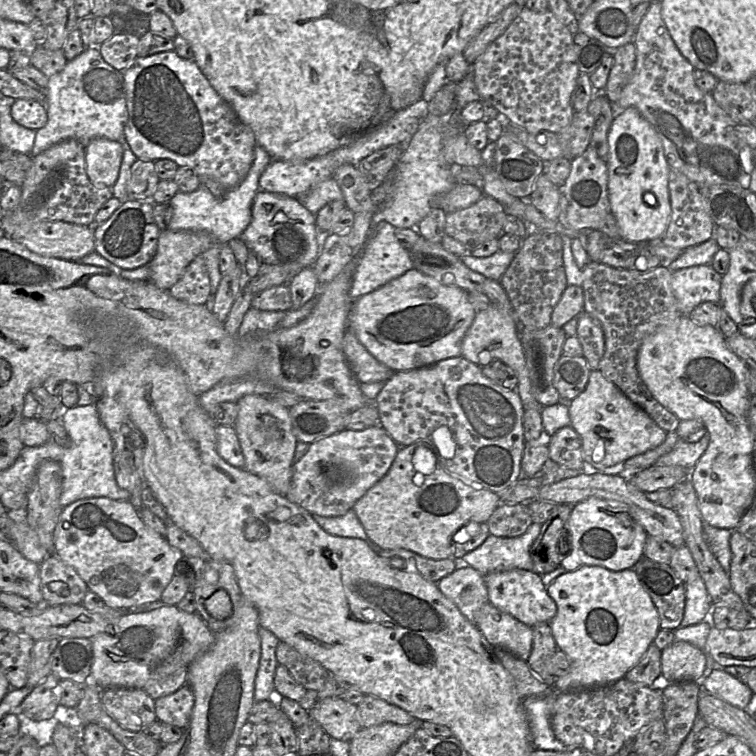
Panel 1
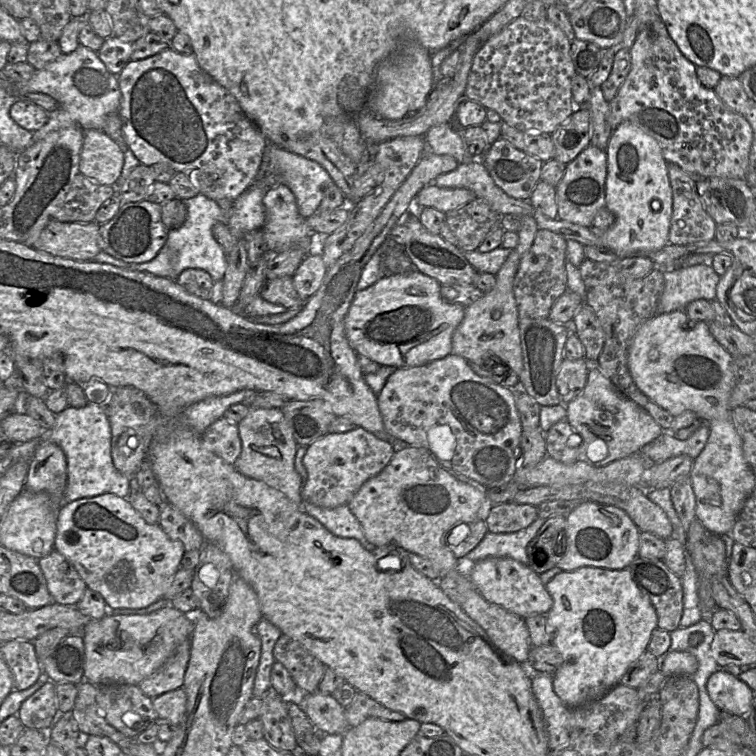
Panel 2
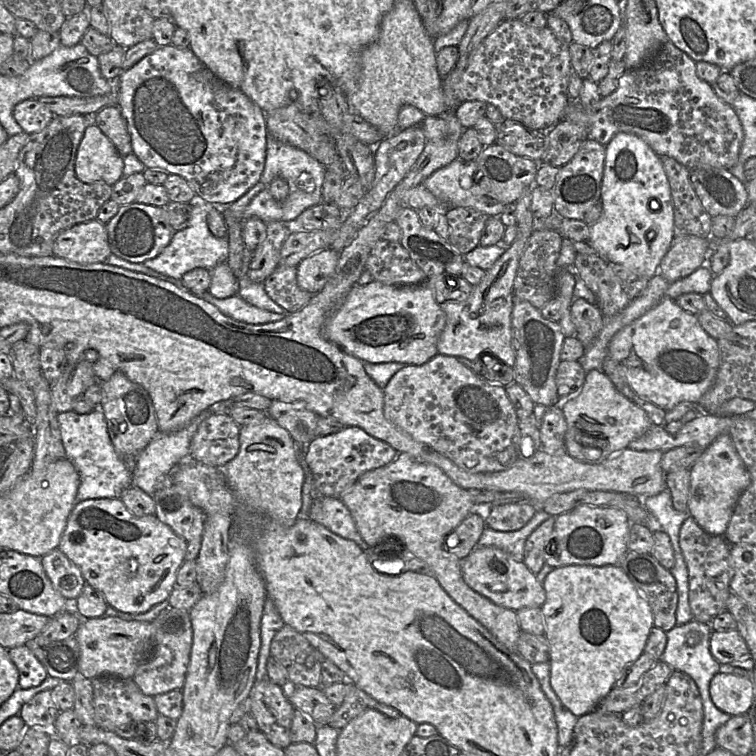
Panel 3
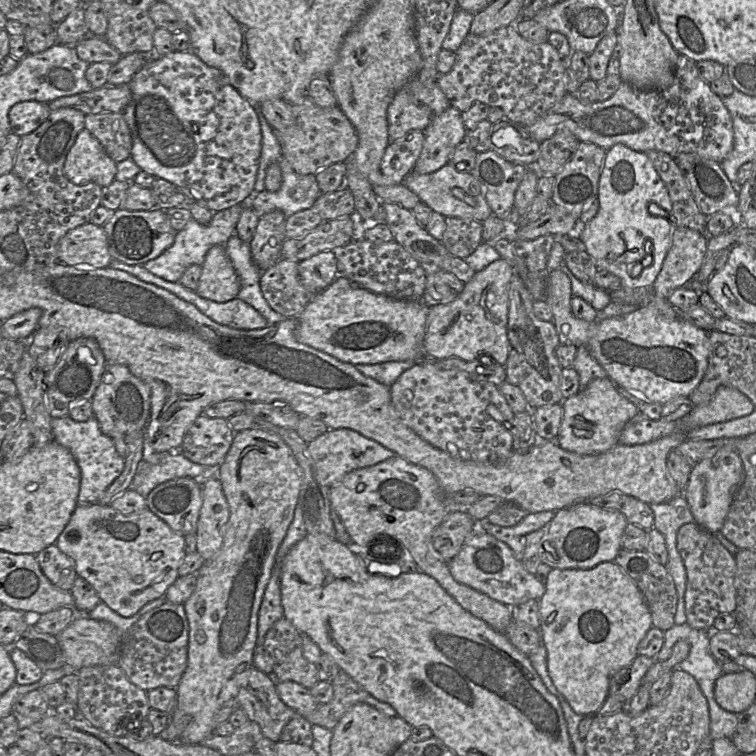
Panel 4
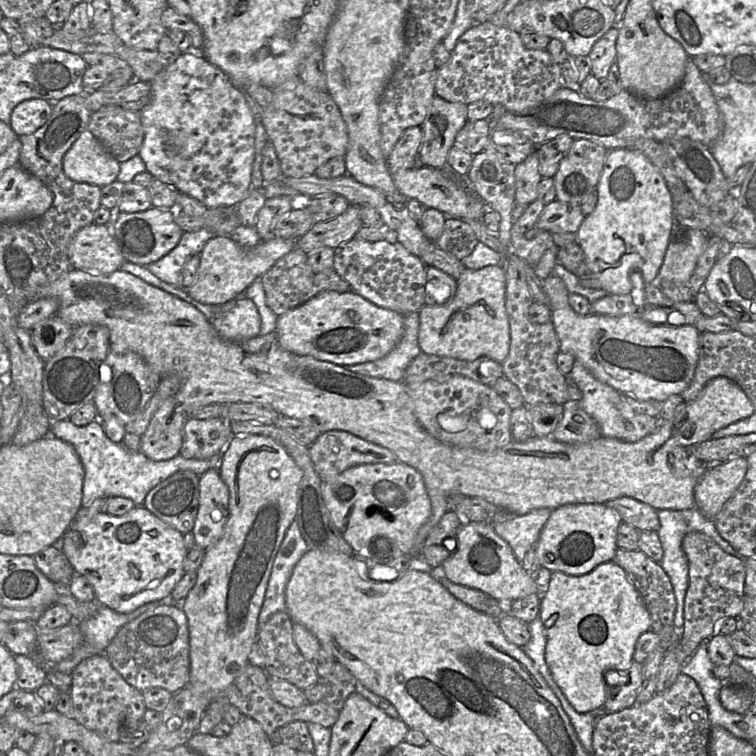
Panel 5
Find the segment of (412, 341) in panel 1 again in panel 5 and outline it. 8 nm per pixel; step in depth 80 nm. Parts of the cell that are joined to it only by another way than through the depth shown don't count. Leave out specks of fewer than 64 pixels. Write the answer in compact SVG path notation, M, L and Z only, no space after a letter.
M353 290L344 293L325 291L278 316L275 333L280 347L288 352L347 366L375 361L386 356L403 335L404 317L398 312L373 304Z

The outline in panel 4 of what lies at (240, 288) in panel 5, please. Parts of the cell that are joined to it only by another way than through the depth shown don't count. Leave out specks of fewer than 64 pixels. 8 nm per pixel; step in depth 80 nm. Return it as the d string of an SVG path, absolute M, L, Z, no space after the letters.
M225 245L212 246L205 256L195 292L202 298L225 303L237 298L240 282Z

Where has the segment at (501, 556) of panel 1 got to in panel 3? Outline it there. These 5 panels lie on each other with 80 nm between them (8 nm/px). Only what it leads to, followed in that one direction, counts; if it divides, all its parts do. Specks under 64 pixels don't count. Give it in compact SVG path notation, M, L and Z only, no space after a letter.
M539 510L521 529L515 531L497 531L486 526L478 541L478 546L492 546L511 555L516 561L524 560L525 542L529 535L546 519L551 517L545 511Z

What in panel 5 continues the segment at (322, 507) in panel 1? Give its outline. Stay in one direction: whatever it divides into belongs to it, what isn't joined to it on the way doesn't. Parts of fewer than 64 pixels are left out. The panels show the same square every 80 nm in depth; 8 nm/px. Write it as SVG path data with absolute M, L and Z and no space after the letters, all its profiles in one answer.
M331 430L320 434L308 446L309 454L322 482L330 481L348 468L361 464L393 464L397 456L388 448L362 439L350 432Z

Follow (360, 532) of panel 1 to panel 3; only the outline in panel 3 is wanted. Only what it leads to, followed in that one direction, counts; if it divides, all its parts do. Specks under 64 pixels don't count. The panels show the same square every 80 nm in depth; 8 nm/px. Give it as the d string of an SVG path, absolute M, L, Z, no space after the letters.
M316 497L312 500L308 517L334 534L354 541L363 551L370 549L360 536L350 511L339 498Z

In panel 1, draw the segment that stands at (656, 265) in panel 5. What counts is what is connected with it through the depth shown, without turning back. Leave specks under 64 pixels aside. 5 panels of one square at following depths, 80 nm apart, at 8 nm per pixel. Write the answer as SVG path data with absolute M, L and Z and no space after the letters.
M636 108L615 116L608 133L608 198L621 239L639 243L661 239L671 220L670 166L662 140Z

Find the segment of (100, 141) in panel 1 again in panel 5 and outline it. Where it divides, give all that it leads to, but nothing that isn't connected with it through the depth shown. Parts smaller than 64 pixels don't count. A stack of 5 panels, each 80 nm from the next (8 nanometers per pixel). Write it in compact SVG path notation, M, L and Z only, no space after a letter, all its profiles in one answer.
M86 129L65 154L63 170L74 182L101 188L117 180L120 163Z

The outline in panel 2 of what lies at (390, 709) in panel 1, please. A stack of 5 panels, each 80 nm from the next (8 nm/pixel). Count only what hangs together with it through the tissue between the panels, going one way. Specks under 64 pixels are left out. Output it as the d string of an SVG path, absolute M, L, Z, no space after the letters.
M358 692L352 703L345 708L345 716L349 727L358 726L368 718L381 718L395 722L406 719L403 713L390 710L361 692Z

